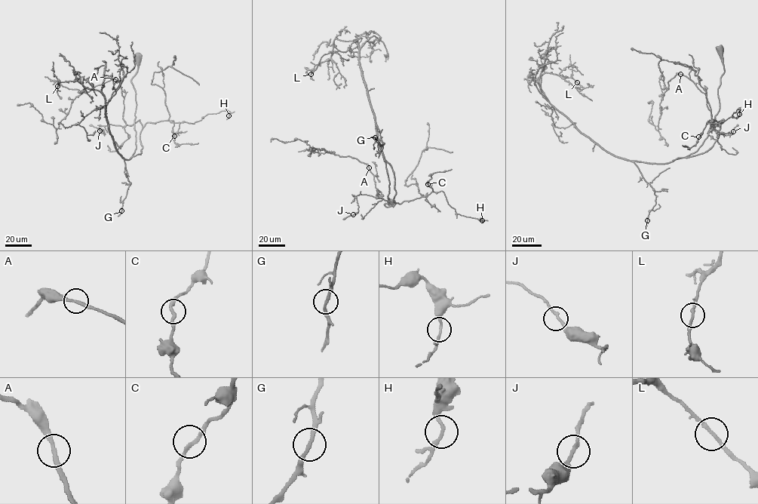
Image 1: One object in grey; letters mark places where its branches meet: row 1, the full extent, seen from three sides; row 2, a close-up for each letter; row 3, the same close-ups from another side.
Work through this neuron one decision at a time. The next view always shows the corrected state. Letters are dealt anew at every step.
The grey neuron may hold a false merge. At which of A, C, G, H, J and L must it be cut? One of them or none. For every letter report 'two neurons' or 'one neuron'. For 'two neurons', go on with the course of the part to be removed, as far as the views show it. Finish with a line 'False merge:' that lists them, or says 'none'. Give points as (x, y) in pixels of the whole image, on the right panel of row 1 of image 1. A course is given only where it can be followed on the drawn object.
A: one neuron
C: one neuron
G: one neuron
H: one neuron
J: one neuron
L: one neuron
False merge: none

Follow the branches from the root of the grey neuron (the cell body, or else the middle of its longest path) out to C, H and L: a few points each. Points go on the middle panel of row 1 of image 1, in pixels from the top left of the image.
C: (391, 202), (385, 205), (390, 202), (385, 161), (394, 173), (395, 203), (425, 197), (433, 192), (428, 184)
H: (391, 202), (385, 205), (390, 202), (385, 161), (394, 173), (395, 203), (442, 191), (457, 214), (482, 220)
L: (391, 202), (385, 205), (390, 202), (389, 181), (359, 47), (336, 38), (331, 56), (311, 74)

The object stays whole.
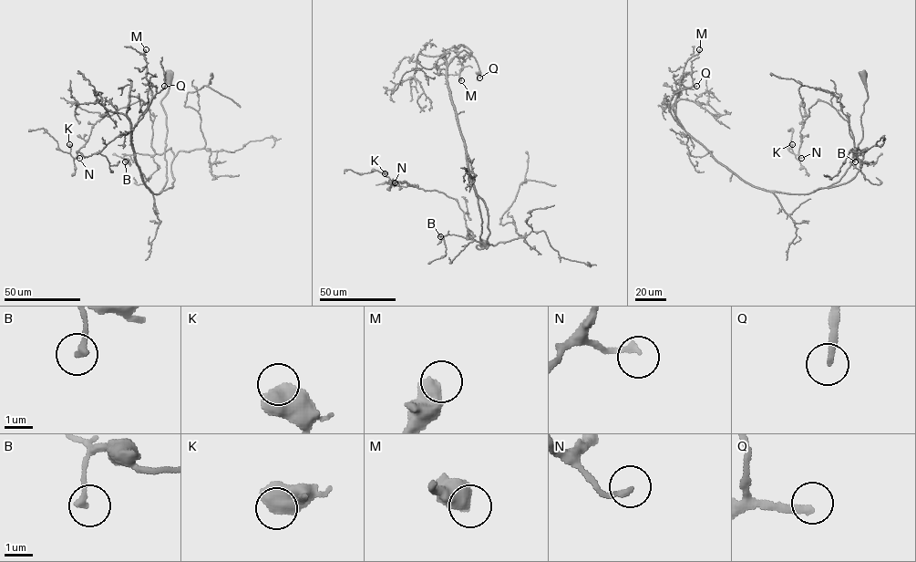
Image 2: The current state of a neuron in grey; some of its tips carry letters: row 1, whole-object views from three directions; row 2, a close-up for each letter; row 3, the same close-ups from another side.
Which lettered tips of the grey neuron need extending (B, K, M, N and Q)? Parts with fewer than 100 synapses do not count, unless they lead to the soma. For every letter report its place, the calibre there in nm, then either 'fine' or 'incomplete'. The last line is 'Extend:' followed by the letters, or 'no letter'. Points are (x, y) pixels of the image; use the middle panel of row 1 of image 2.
B: place (440, 236); calibre 200 nm; fine
K: place (385, 173); calibre 700 nm; fine
M: place (461, 80); calibre 600 nm; incomplete
N: place (395, 182); calibre 190 nm; fine
Q: place (479, 78); calibre 240 nm; incomplete
Extend: M, Q

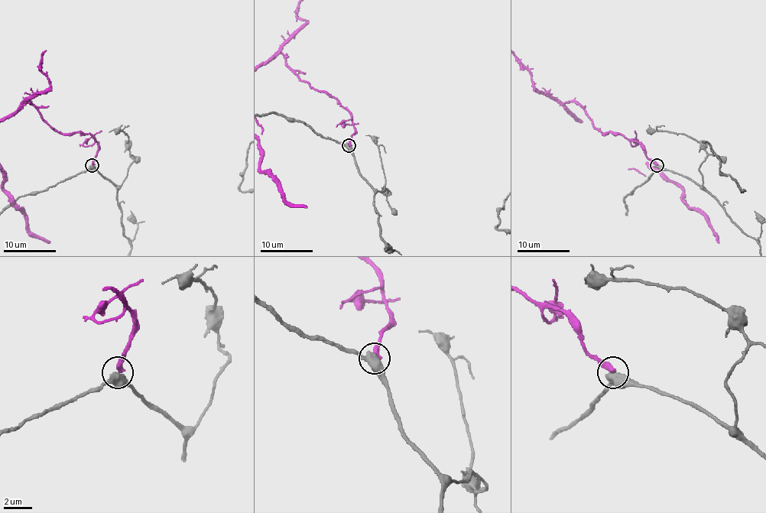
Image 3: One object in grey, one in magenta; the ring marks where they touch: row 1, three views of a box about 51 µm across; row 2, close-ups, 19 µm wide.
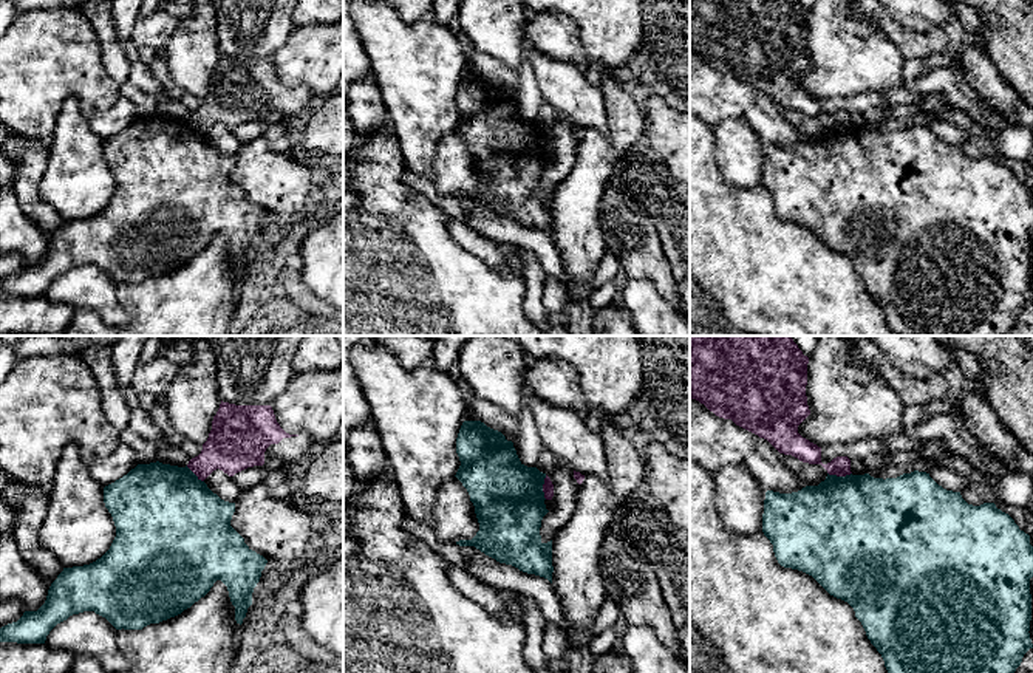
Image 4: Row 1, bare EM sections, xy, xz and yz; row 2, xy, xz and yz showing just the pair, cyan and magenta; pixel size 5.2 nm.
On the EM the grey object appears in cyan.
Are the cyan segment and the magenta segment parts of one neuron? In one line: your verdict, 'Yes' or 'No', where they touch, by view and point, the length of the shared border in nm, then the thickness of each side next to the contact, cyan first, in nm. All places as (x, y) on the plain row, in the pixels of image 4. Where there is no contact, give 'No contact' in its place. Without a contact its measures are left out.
No. Touches cyan at xz (542, 141). Shared border 130 nm. Thickness 360 nm (cyan) against 60 nm

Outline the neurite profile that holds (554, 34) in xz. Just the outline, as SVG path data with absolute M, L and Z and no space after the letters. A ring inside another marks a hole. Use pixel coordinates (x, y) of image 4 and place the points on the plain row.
M535 12L527 15L523 37L537 51L583 67L588 63L577 22L558 12Z

